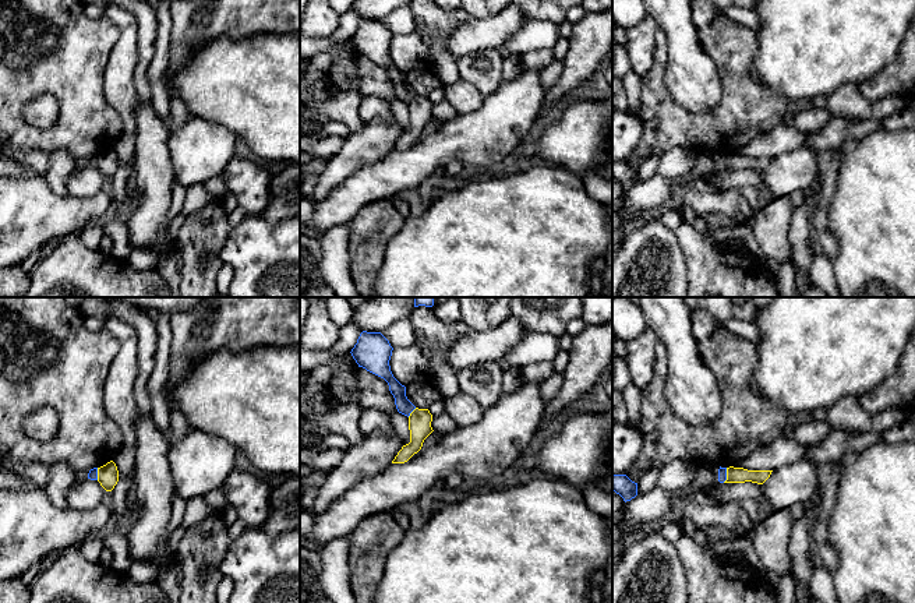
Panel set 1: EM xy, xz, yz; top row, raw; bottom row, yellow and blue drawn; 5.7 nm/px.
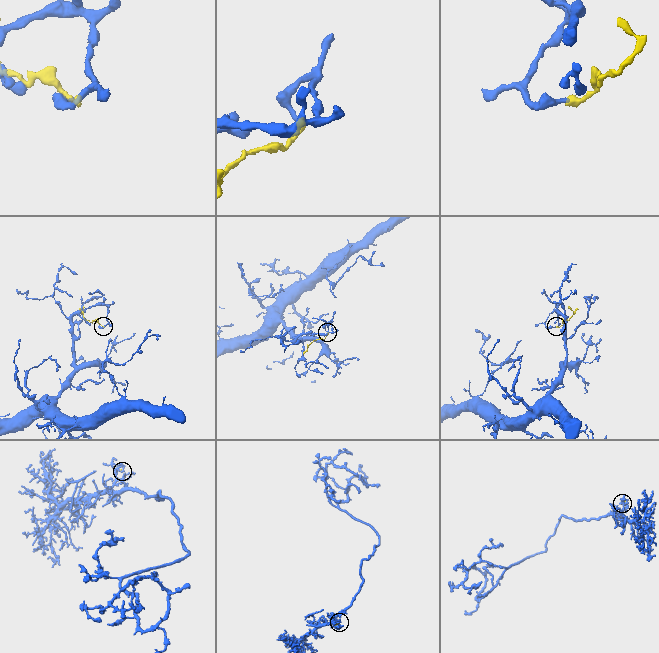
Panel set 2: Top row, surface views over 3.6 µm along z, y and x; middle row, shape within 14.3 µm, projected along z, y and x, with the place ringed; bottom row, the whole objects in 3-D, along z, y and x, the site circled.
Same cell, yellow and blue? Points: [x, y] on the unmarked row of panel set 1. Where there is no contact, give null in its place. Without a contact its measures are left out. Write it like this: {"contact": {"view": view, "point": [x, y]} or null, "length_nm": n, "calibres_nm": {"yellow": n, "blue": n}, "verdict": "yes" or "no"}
{"contact": {"view": "yz", "point": [727, 162]}, "length_nm": 90, "calibres_nm": {"yellow": 100, "blue": 50}, "verdict": "no"}

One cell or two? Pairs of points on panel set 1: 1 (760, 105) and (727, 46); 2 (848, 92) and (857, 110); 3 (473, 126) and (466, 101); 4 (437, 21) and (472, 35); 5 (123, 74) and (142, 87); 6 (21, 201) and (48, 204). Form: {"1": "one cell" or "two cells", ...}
{"1": "one cell", "2": "one cell", "3": "two cells", "4": "two cells", "5": "two cells", "6": "one cell"}

